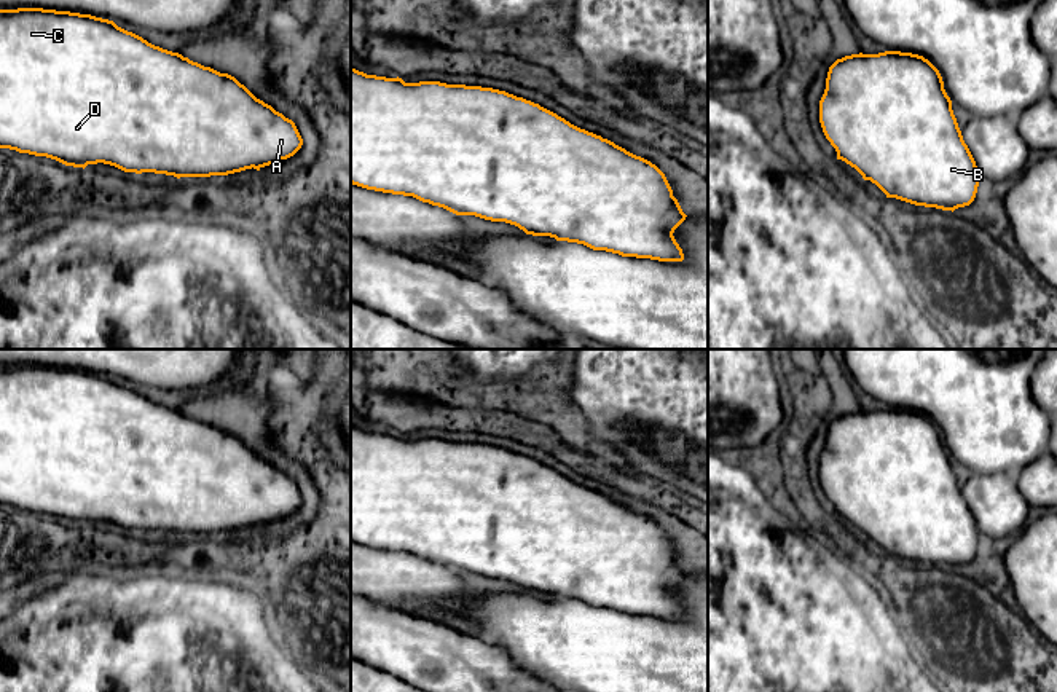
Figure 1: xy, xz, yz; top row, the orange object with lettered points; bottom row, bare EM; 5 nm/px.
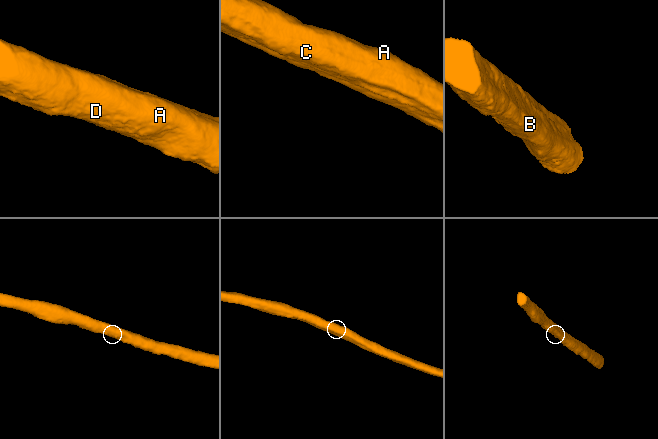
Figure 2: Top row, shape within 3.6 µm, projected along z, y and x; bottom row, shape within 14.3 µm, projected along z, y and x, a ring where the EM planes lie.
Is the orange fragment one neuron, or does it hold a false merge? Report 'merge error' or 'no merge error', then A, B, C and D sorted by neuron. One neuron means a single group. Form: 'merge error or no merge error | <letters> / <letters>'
no merge error | A B C D

